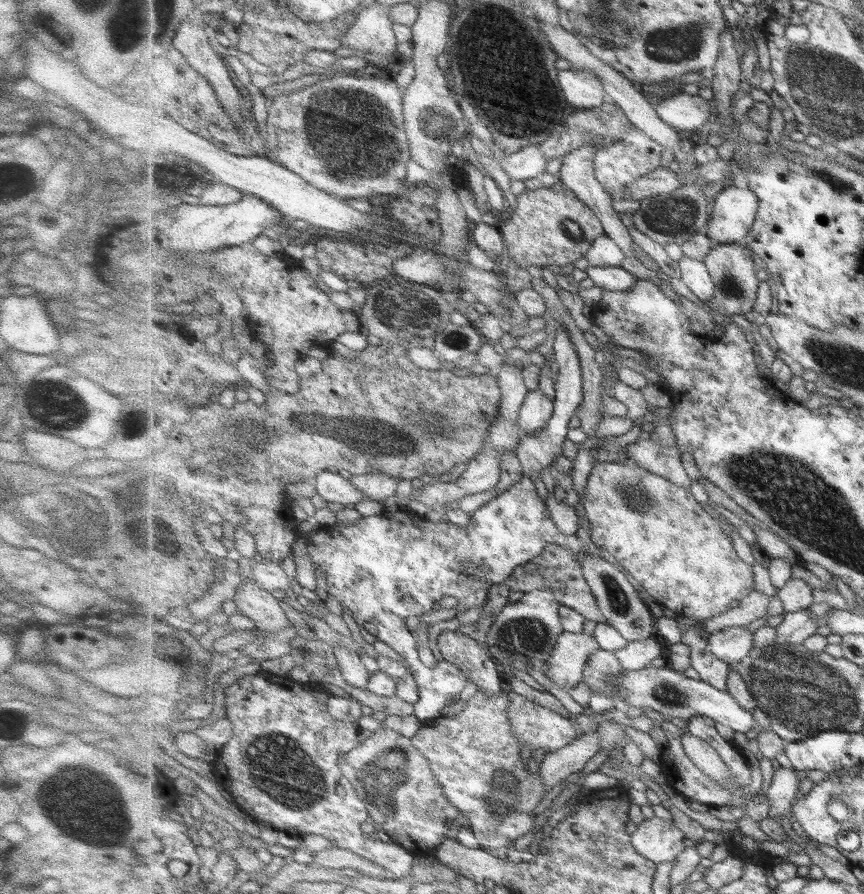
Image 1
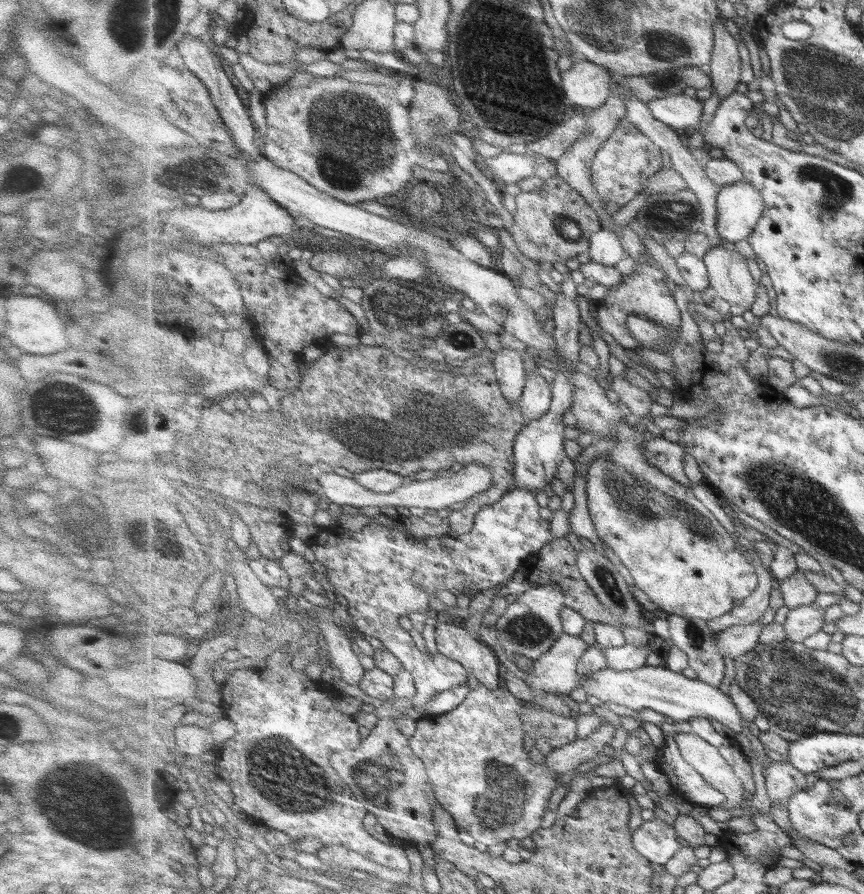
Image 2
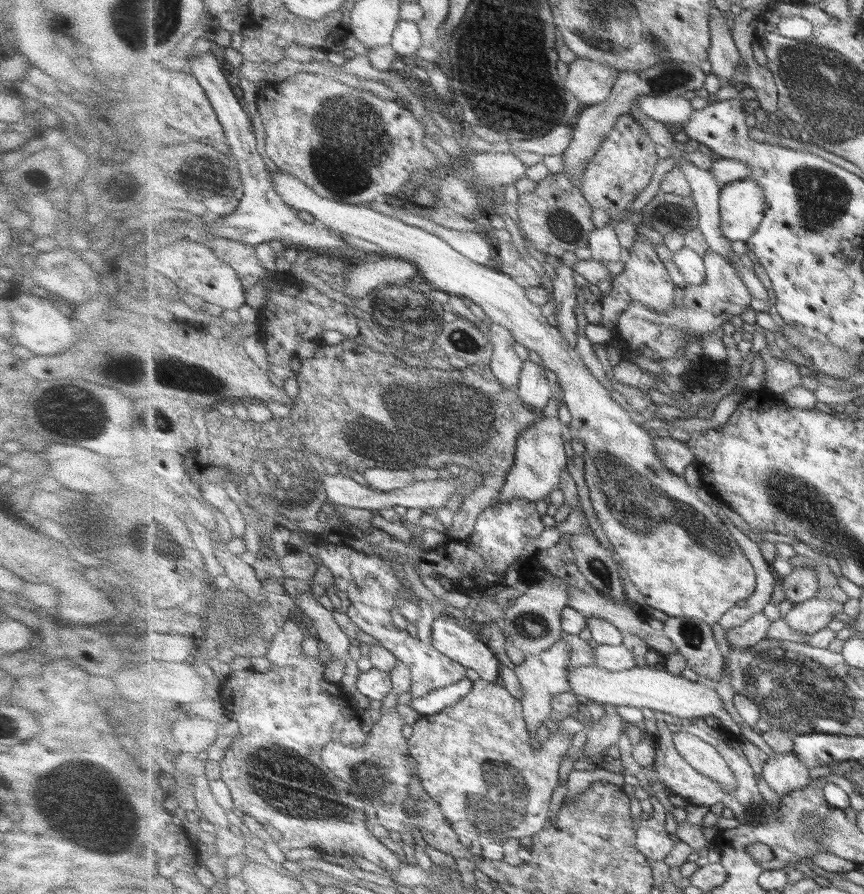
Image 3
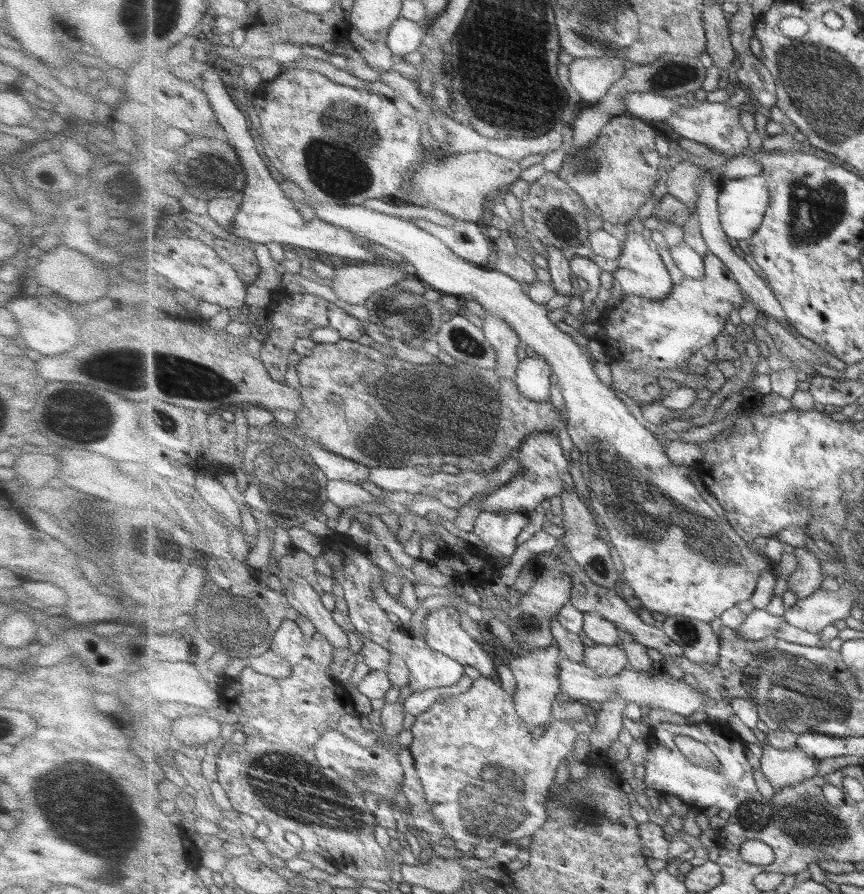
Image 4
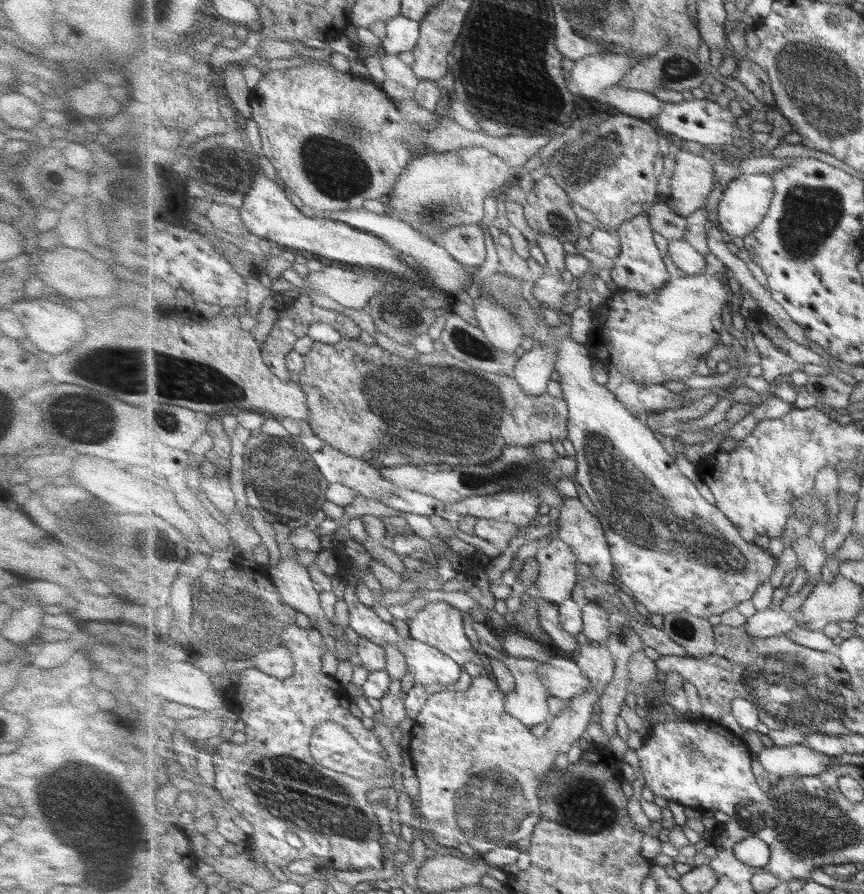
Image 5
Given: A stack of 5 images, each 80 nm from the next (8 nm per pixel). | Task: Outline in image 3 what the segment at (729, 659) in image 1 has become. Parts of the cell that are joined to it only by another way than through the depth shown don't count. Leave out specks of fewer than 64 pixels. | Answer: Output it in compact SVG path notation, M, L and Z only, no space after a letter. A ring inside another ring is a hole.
M760 612L751 621L726 632L728 646L729 648L736 648L736 650L751 648L766 638L771 626L773 623L769 622L769 618L763 612Z

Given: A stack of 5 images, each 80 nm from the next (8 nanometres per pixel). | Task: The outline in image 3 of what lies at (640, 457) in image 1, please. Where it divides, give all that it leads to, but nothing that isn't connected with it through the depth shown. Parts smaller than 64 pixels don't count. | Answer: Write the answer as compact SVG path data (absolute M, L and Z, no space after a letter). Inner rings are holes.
M669 436L656 437L655 450L659 460L669 469L675 472L675 474L683 477L685 476L685 468L691 464L691 462L697 462L695 455L690 451L686 442L680 442Z

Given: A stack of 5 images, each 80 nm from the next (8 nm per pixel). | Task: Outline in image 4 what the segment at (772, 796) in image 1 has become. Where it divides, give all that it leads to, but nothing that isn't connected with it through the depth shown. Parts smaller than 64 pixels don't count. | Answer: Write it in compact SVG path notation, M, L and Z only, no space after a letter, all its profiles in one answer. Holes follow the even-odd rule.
M768 744L762 750L760 770L776 792L817 776L818 762L798 746L781 750Z

